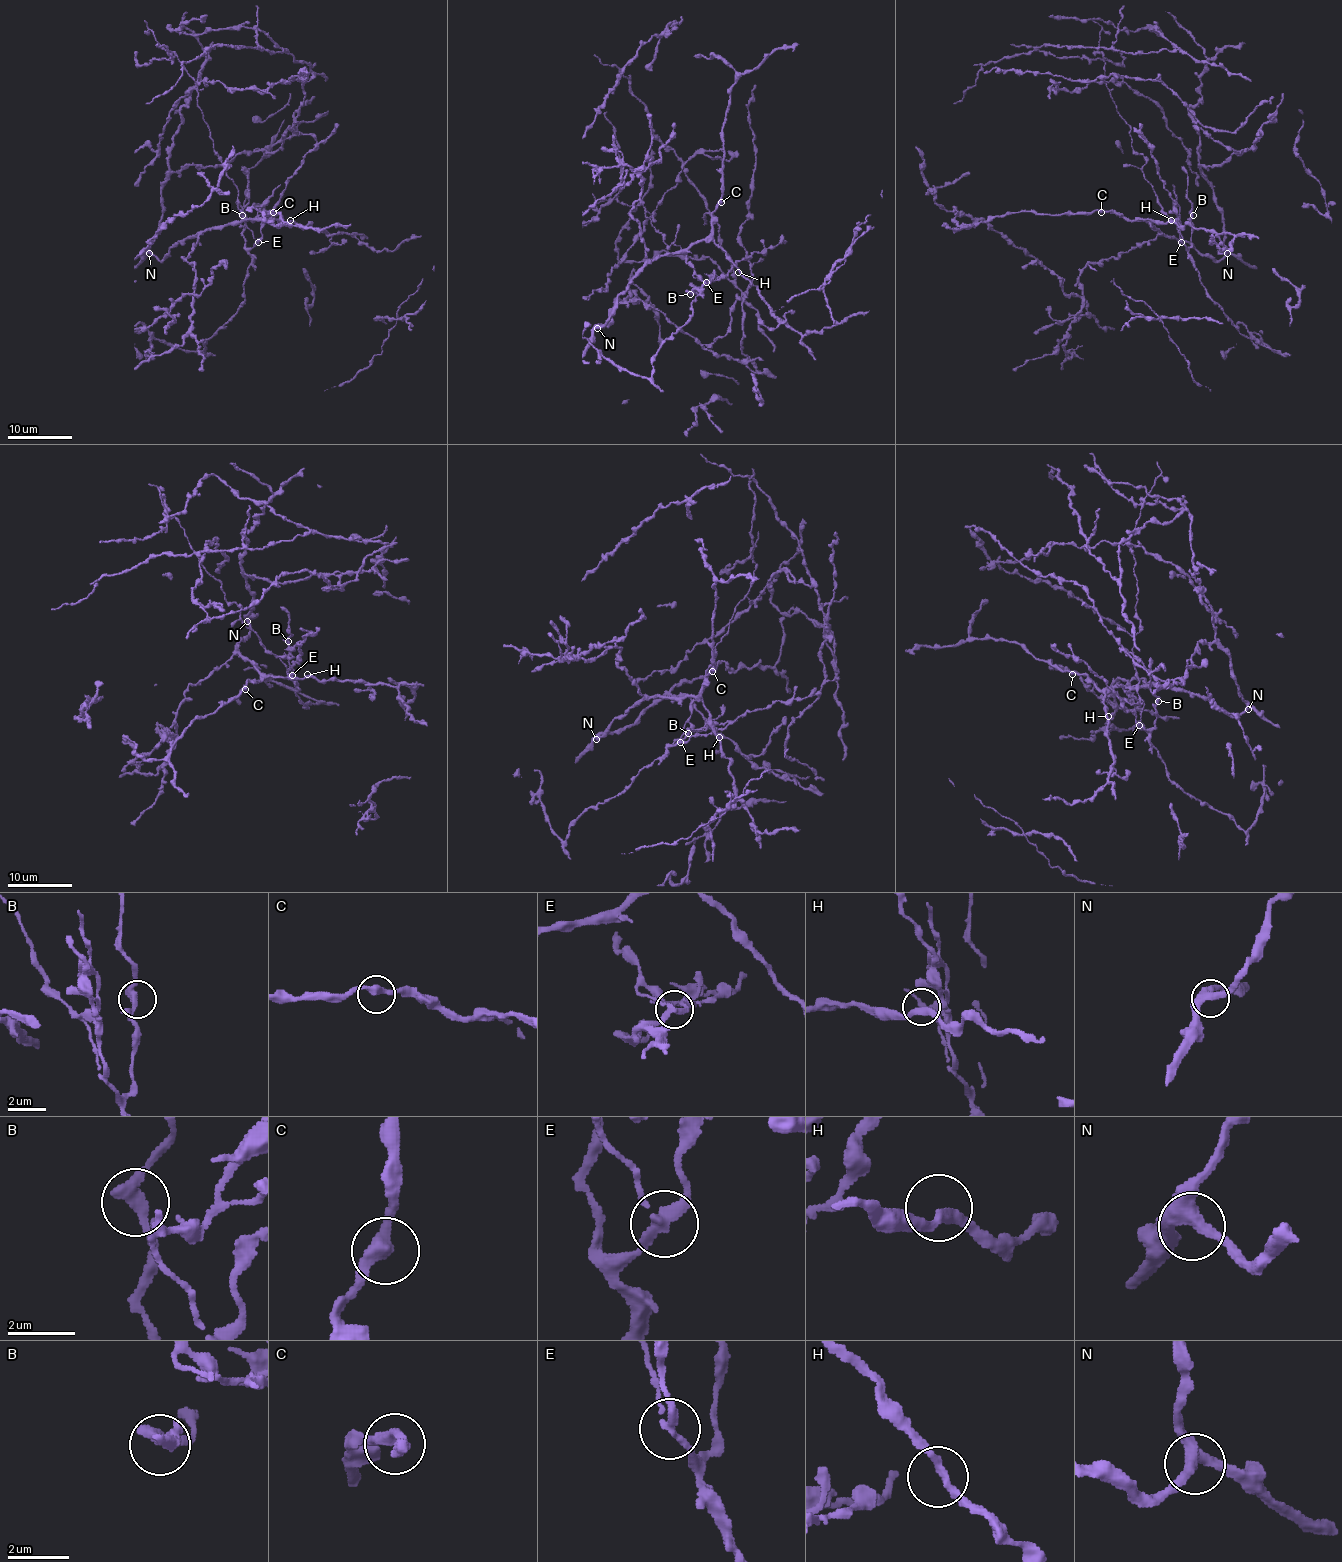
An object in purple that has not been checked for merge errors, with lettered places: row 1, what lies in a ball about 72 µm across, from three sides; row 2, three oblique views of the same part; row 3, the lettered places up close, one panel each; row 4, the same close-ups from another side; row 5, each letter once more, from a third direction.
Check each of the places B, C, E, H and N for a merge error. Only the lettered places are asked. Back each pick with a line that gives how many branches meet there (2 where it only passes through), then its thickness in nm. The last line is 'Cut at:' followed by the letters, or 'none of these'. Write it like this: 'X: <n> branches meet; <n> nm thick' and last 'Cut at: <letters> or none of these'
E: 3 branches meet; 280 nm thick
Cut at: E

